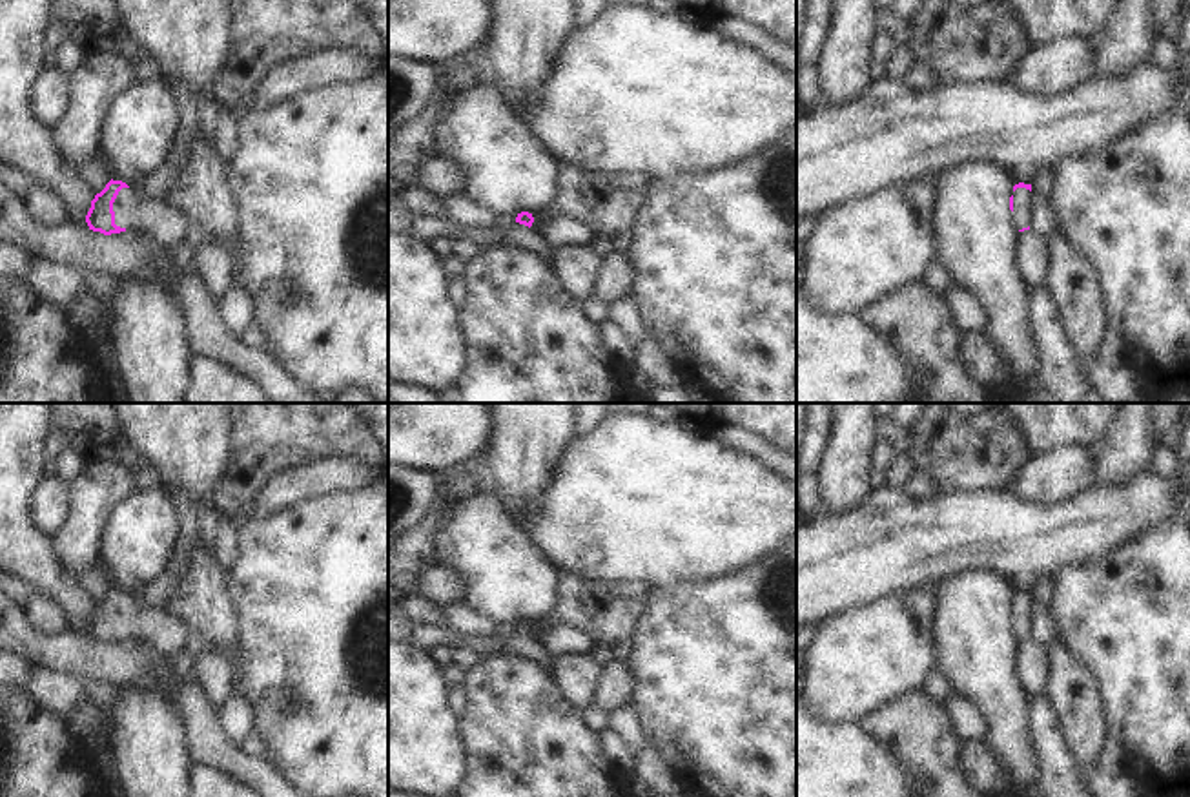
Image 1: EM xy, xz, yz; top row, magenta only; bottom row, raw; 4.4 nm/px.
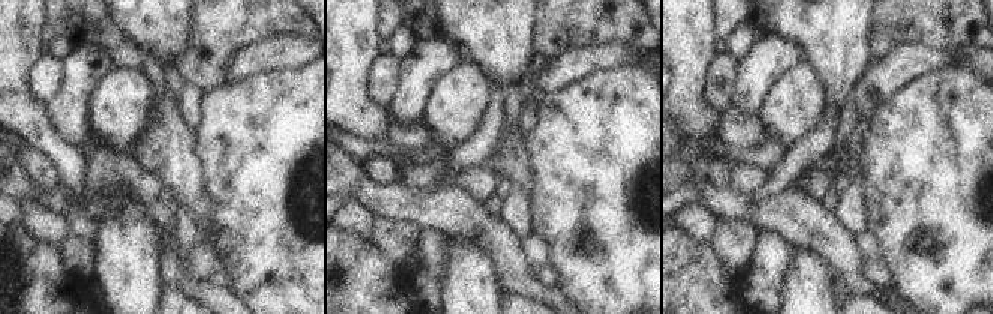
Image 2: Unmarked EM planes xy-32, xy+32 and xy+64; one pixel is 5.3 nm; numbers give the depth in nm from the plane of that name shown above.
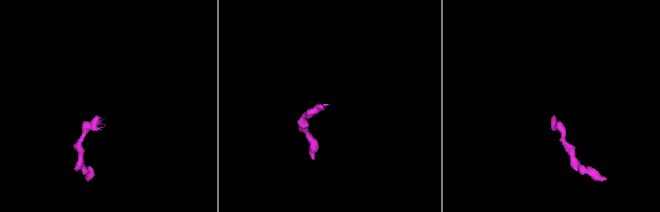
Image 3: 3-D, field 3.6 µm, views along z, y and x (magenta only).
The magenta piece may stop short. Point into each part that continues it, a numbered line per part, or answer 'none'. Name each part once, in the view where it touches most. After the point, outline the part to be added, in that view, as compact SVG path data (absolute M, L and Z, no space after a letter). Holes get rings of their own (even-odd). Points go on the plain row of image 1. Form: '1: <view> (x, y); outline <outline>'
1: xy (166, 633); outline M122 596L113 611L115 633L149 644L164 660L182 651L193 633L180 618L162 609L146 607L138 596Z

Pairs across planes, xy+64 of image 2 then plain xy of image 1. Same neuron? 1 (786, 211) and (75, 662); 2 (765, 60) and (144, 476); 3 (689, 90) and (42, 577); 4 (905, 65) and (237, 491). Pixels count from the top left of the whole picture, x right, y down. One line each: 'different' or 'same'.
1: same
2: different
3: same
4: different

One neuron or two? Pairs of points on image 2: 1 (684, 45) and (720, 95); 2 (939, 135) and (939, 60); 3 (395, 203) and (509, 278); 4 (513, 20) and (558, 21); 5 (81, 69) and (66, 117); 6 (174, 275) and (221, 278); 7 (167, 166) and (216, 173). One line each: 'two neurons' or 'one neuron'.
1: two neurons
2: two neurons
3: one neuron
4: two neurons
5: one neuron
6: two neurons
7: two neurons

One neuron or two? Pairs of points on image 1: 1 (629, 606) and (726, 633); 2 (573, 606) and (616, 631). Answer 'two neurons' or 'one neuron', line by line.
1: two neurons
2: one neuron

